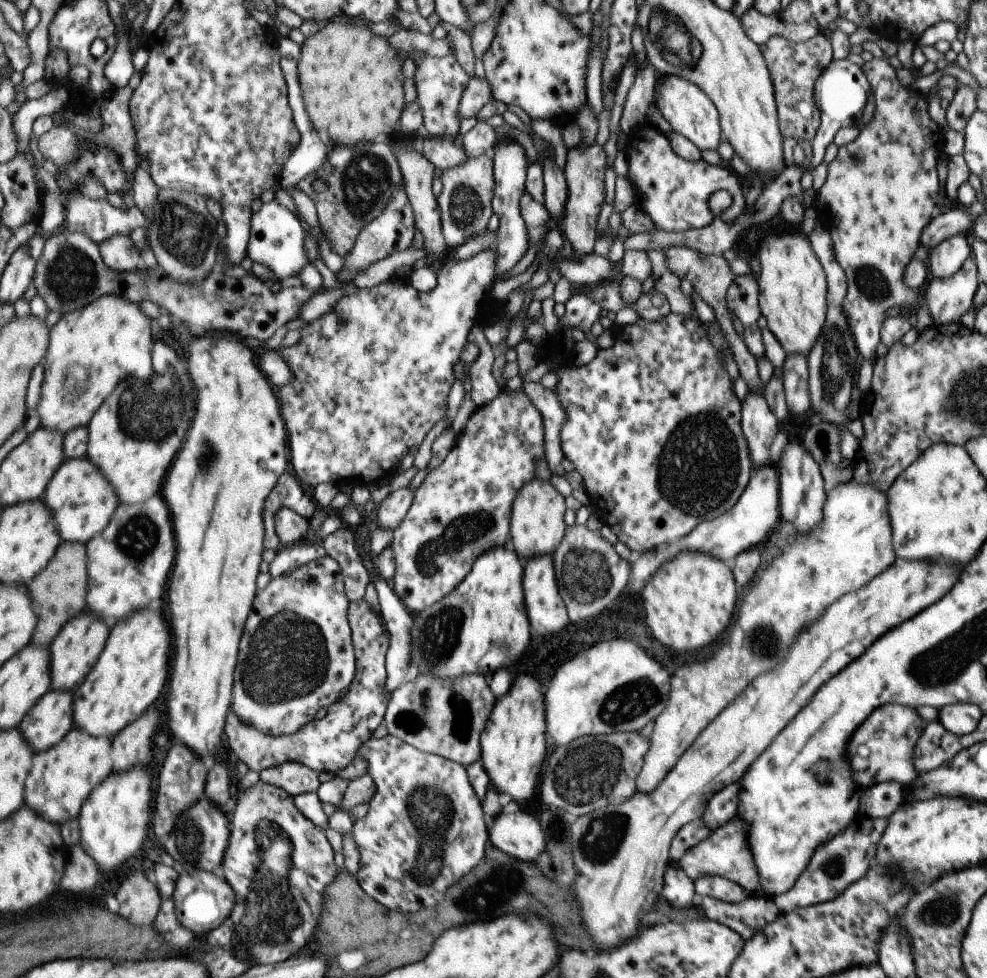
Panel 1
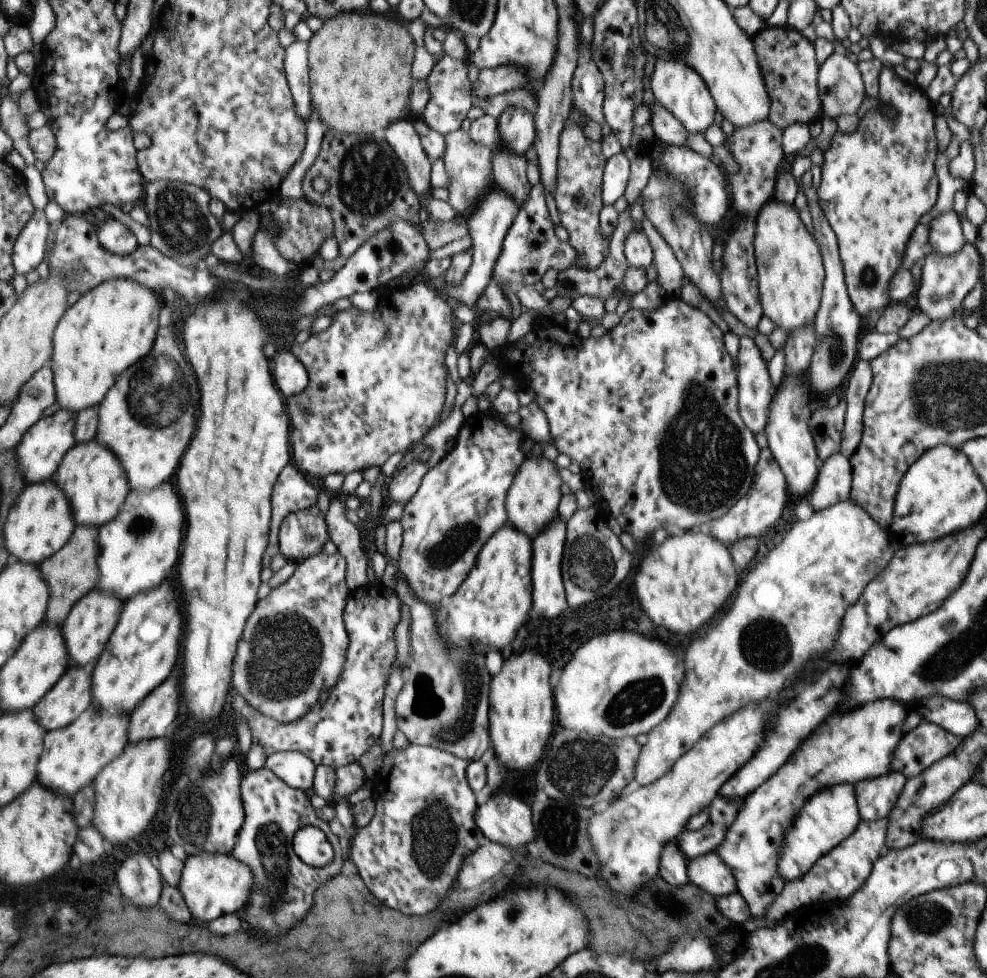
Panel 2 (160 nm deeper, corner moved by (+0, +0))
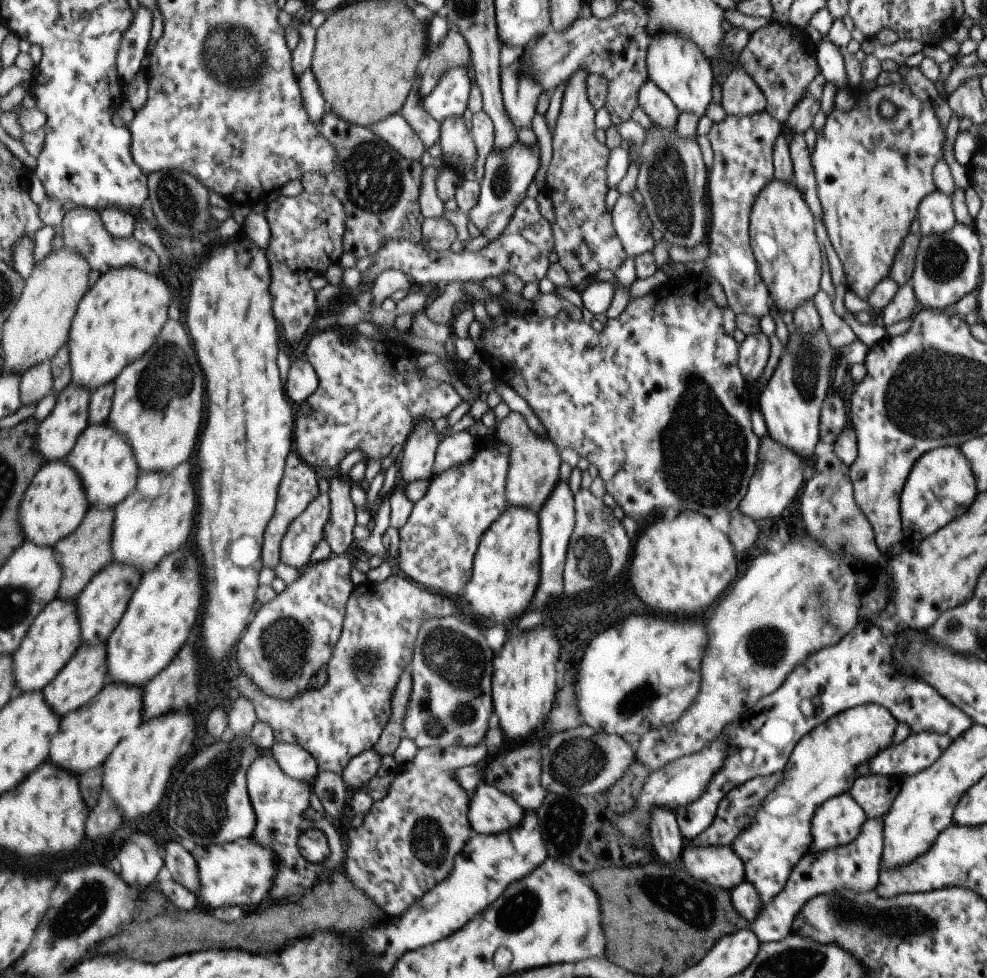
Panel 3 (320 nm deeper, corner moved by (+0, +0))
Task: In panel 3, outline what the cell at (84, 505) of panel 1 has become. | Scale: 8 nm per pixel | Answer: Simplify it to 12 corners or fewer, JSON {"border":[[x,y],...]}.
{"border":[[89,425],[67,462],[91,505],[115,508],[141,468],[123,433]]}

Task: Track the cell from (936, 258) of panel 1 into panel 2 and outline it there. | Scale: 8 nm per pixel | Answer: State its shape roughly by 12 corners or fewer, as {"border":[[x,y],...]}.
{"border":[[953,209],[927,226],[928,243],[940,255],[965,243]]}

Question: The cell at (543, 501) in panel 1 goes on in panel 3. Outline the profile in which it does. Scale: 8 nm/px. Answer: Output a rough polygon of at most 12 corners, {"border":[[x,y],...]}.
{"border":[[517,411],[494,428],[509,447],[507,502],[536,514],[559,481],[559,450]]}

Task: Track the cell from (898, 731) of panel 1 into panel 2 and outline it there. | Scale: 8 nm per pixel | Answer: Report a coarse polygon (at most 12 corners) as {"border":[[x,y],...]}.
{"border":[[835,712],[747,796],[715,852],[749,934],[785,882],[776,860],[803,803],[890,770],[907,712]]}

